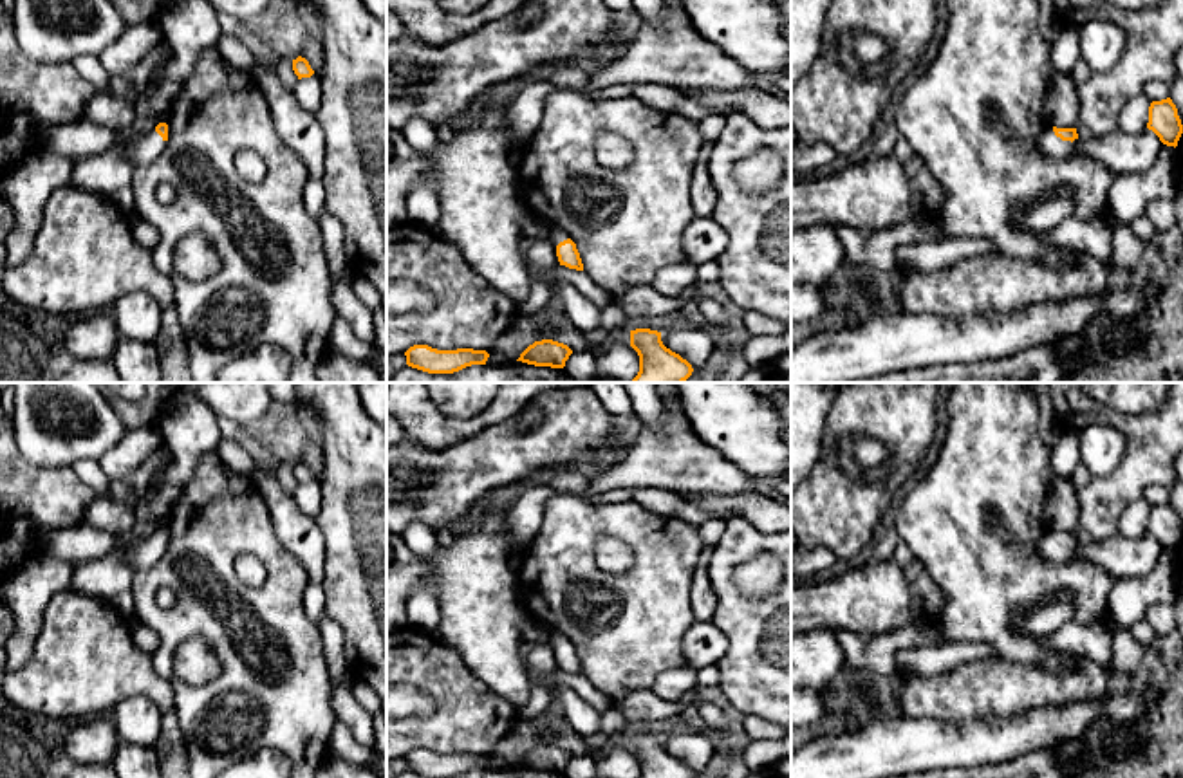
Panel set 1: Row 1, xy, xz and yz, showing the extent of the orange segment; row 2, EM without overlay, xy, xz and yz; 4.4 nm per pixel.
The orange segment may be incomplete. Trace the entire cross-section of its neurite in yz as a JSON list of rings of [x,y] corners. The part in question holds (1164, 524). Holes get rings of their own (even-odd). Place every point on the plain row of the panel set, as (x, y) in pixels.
[[[1170,502],[1150,507],[1147,533],[1152,534],[1163,549],[1178,551],[1183,529]]]

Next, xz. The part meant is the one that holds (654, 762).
[[[650,733],[630,735],[630,751],[639,760],[638,778],[692,778],[692,769],[666,753],[661,736]]]

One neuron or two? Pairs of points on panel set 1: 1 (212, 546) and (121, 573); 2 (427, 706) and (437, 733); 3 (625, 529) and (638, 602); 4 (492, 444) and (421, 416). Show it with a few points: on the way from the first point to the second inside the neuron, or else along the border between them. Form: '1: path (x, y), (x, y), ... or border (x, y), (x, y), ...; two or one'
1: border (138, 573), (129, 589); two
2: border (405, 681), (430, 697), (430, 715); two
3: path (642, 547), (642, 583); one
4: border (512, 419), (492, 425), (450, 446), (432, 450); two

